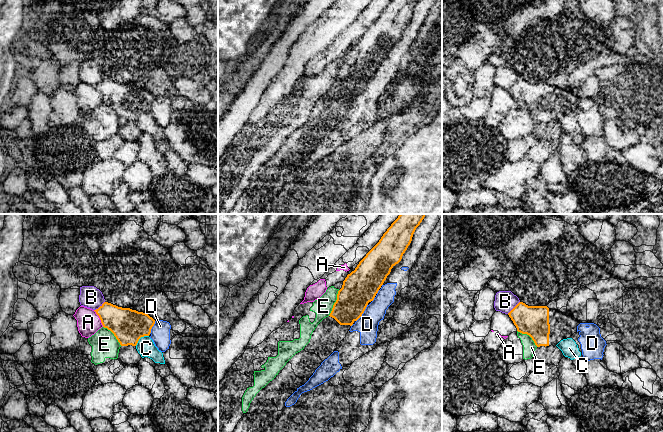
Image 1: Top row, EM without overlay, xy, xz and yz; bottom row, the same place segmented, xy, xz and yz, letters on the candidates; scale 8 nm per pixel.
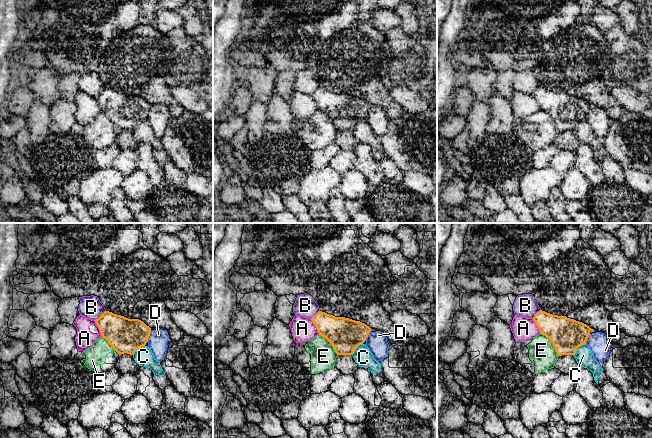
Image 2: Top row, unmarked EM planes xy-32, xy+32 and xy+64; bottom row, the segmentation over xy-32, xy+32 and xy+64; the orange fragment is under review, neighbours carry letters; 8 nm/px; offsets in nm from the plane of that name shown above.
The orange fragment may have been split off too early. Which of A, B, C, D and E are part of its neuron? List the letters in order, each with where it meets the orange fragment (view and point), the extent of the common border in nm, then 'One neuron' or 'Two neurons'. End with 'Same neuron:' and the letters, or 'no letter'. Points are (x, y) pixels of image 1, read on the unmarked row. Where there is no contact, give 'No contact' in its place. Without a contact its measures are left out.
A: Touches orange at xy (99, 93). Shared border 160 nm. Two neurons
B: Touches orange at yz (514, 83). Shared border 140 nm. Two neurons
C: Touches orange at xy (140, 113). Shared border 140 nm. Two neurons
D: Touches orange at xz (363, 88). Shared border 170 nm. Two neurons
E: Touches orange at xz (334, 79). Shared border 220 nm. Two neurons
Same neuron: no letter

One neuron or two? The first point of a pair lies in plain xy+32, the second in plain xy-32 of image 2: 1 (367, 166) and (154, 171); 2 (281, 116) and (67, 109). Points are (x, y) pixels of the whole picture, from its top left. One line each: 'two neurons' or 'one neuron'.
1: one neuron
2: one neuron

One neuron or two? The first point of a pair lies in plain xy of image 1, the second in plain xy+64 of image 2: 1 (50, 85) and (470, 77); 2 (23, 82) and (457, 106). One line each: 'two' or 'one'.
1: one
2: one

